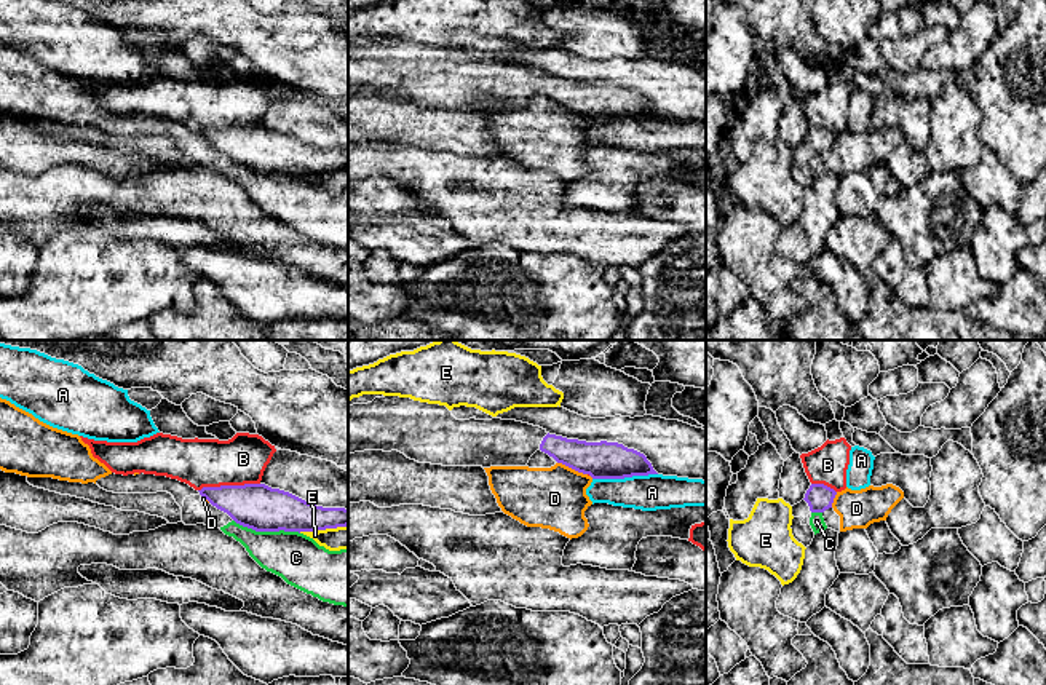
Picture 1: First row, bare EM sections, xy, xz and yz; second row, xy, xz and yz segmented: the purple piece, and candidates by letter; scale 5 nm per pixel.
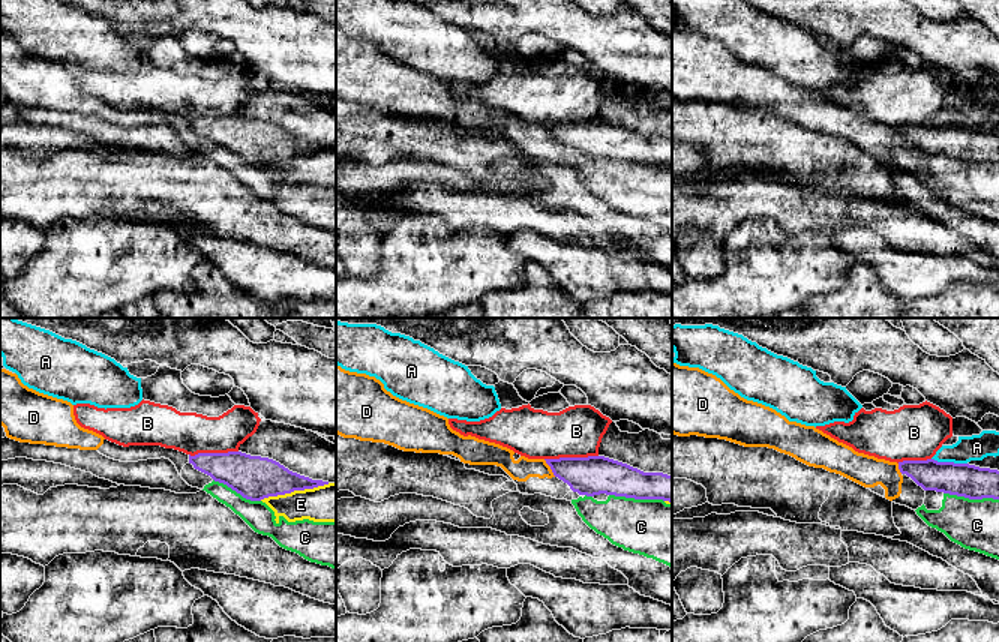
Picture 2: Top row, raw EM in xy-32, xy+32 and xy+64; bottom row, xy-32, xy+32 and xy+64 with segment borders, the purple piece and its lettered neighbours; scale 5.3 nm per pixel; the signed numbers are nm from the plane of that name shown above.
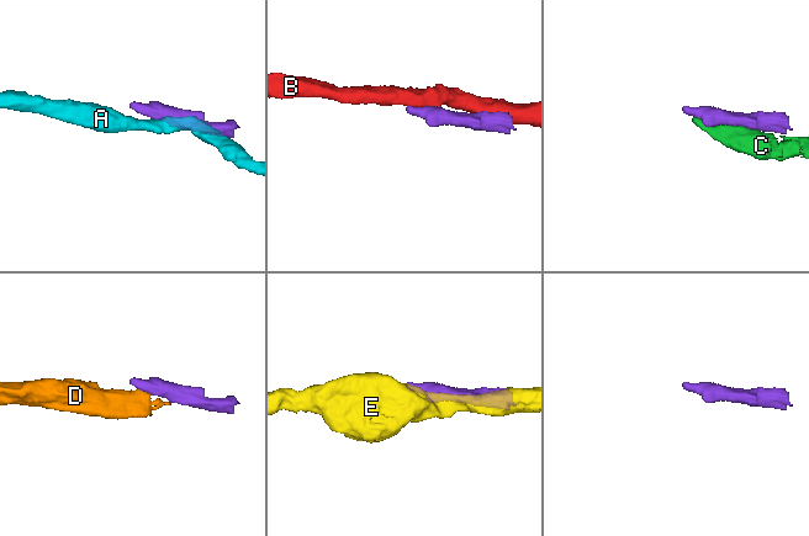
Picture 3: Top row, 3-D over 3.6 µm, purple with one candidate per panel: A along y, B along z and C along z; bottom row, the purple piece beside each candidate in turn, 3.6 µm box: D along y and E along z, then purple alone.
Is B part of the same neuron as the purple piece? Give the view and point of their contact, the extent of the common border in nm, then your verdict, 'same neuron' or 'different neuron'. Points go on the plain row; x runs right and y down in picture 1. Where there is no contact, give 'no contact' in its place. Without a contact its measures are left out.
contact xy (229, 128); length 320 nm; different neuron

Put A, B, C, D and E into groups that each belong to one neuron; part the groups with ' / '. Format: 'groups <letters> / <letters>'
groups A / B / C D / E

